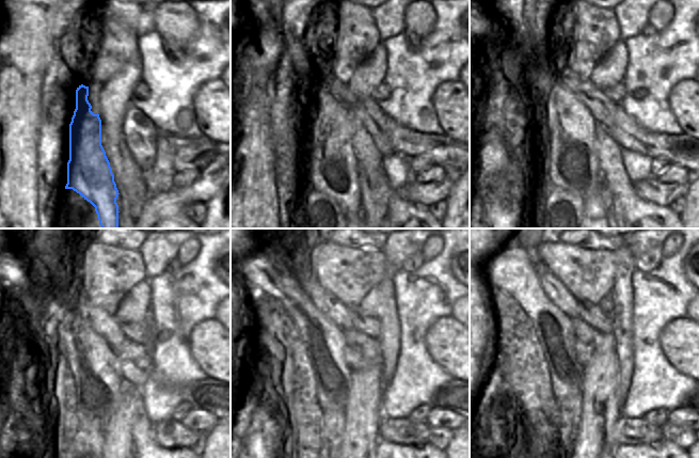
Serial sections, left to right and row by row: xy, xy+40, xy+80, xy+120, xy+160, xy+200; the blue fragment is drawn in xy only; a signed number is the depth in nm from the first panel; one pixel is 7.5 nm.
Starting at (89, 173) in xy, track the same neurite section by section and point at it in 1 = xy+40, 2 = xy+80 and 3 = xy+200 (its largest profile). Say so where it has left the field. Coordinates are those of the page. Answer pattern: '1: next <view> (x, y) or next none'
1: next xy+40 (331, 163)
2: next xy+80 (573, 166)
3: next xy+200 (554, 330)

